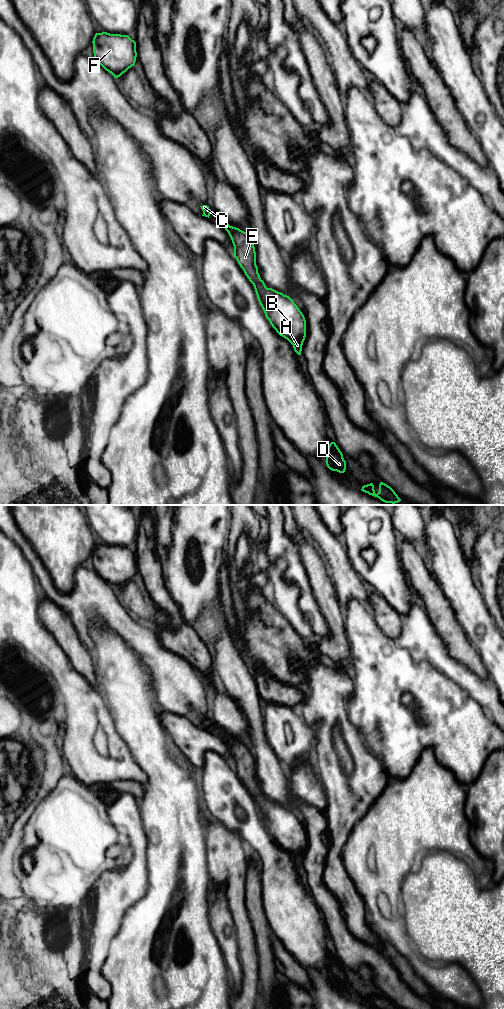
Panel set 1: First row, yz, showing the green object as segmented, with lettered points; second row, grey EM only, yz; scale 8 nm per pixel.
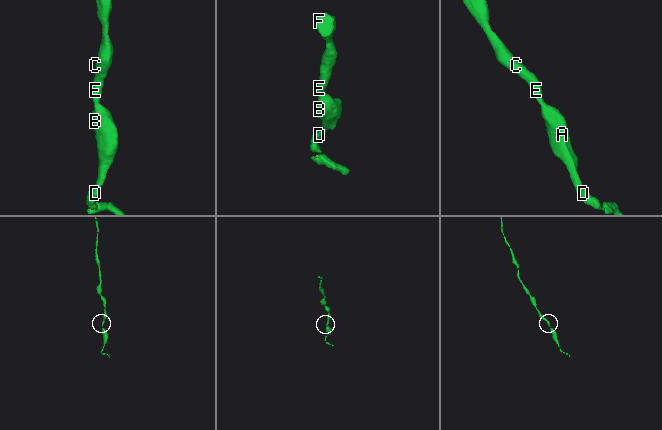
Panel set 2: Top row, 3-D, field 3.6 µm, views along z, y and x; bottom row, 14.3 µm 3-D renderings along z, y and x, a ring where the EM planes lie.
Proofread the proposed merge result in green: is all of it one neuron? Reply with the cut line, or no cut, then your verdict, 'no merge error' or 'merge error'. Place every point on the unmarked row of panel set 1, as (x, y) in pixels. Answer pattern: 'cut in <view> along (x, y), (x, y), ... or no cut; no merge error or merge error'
no cut; no merge error

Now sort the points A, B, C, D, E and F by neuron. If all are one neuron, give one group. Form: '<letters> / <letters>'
A B C D E F

